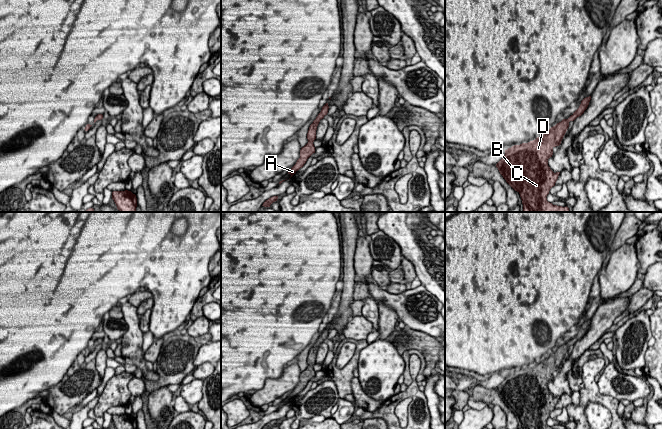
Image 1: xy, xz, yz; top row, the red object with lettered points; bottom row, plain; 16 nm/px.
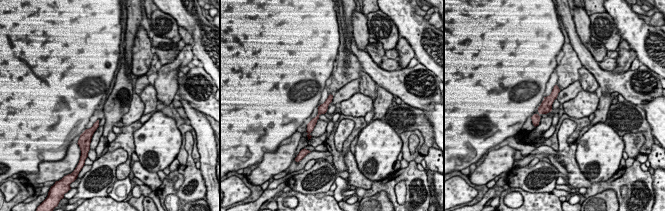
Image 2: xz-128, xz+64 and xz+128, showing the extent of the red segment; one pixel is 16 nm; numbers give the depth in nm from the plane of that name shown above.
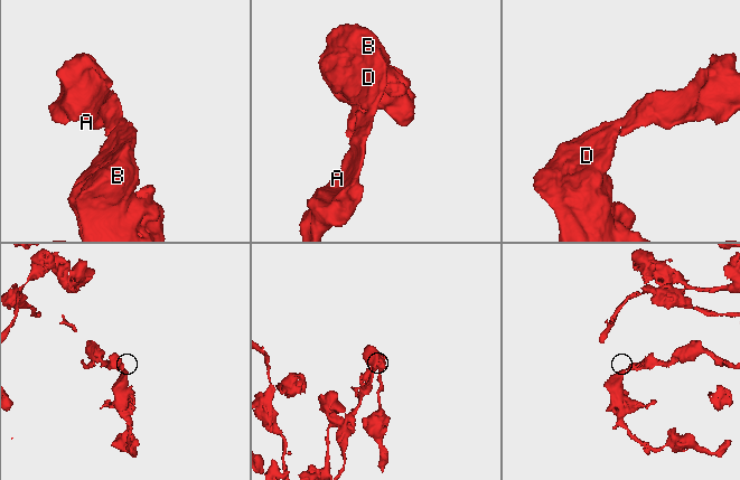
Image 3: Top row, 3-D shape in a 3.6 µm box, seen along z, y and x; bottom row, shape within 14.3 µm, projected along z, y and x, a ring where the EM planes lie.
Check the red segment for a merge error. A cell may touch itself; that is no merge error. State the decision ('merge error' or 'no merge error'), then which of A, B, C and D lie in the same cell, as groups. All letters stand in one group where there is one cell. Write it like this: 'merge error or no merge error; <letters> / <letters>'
no merge error; A B C D

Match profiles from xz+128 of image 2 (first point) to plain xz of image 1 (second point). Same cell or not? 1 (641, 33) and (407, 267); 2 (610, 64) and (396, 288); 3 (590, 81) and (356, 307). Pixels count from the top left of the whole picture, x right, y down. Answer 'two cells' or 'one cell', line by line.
1: two cells
2: one cell
3: two cells

